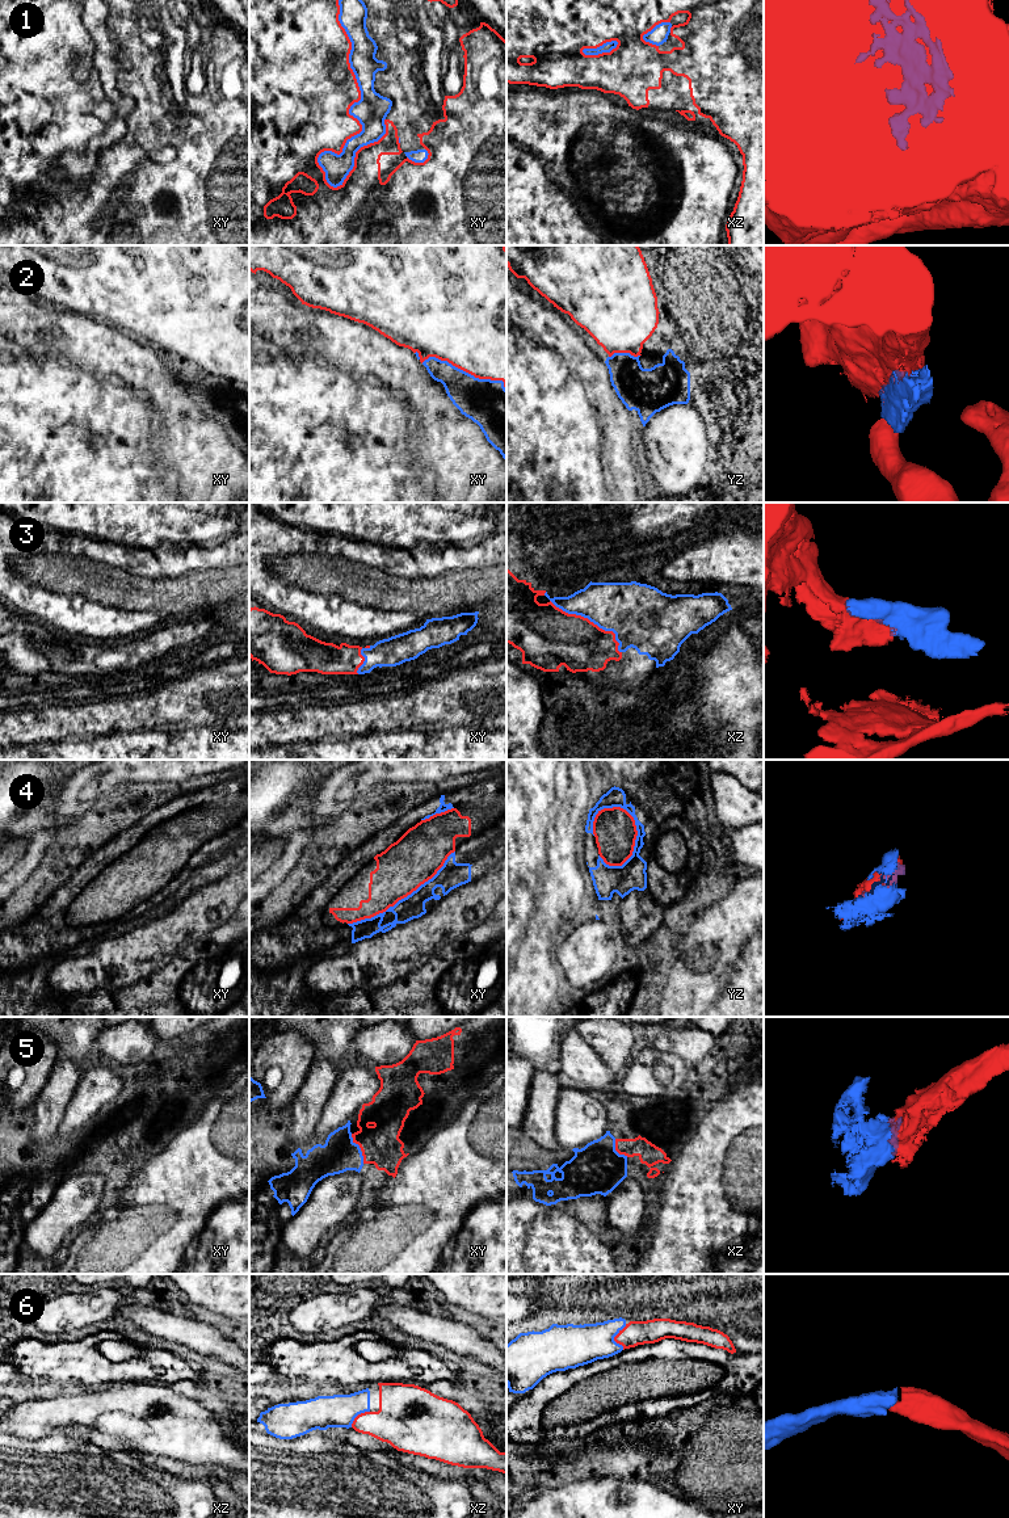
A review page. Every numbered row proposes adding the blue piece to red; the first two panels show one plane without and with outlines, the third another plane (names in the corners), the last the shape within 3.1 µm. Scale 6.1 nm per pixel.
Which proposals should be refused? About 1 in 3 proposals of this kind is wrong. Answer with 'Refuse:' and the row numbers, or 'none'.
Refuse: 2

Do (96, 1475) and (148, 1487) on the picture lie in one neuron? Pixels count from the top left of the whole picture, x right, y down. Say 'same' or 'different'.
same

